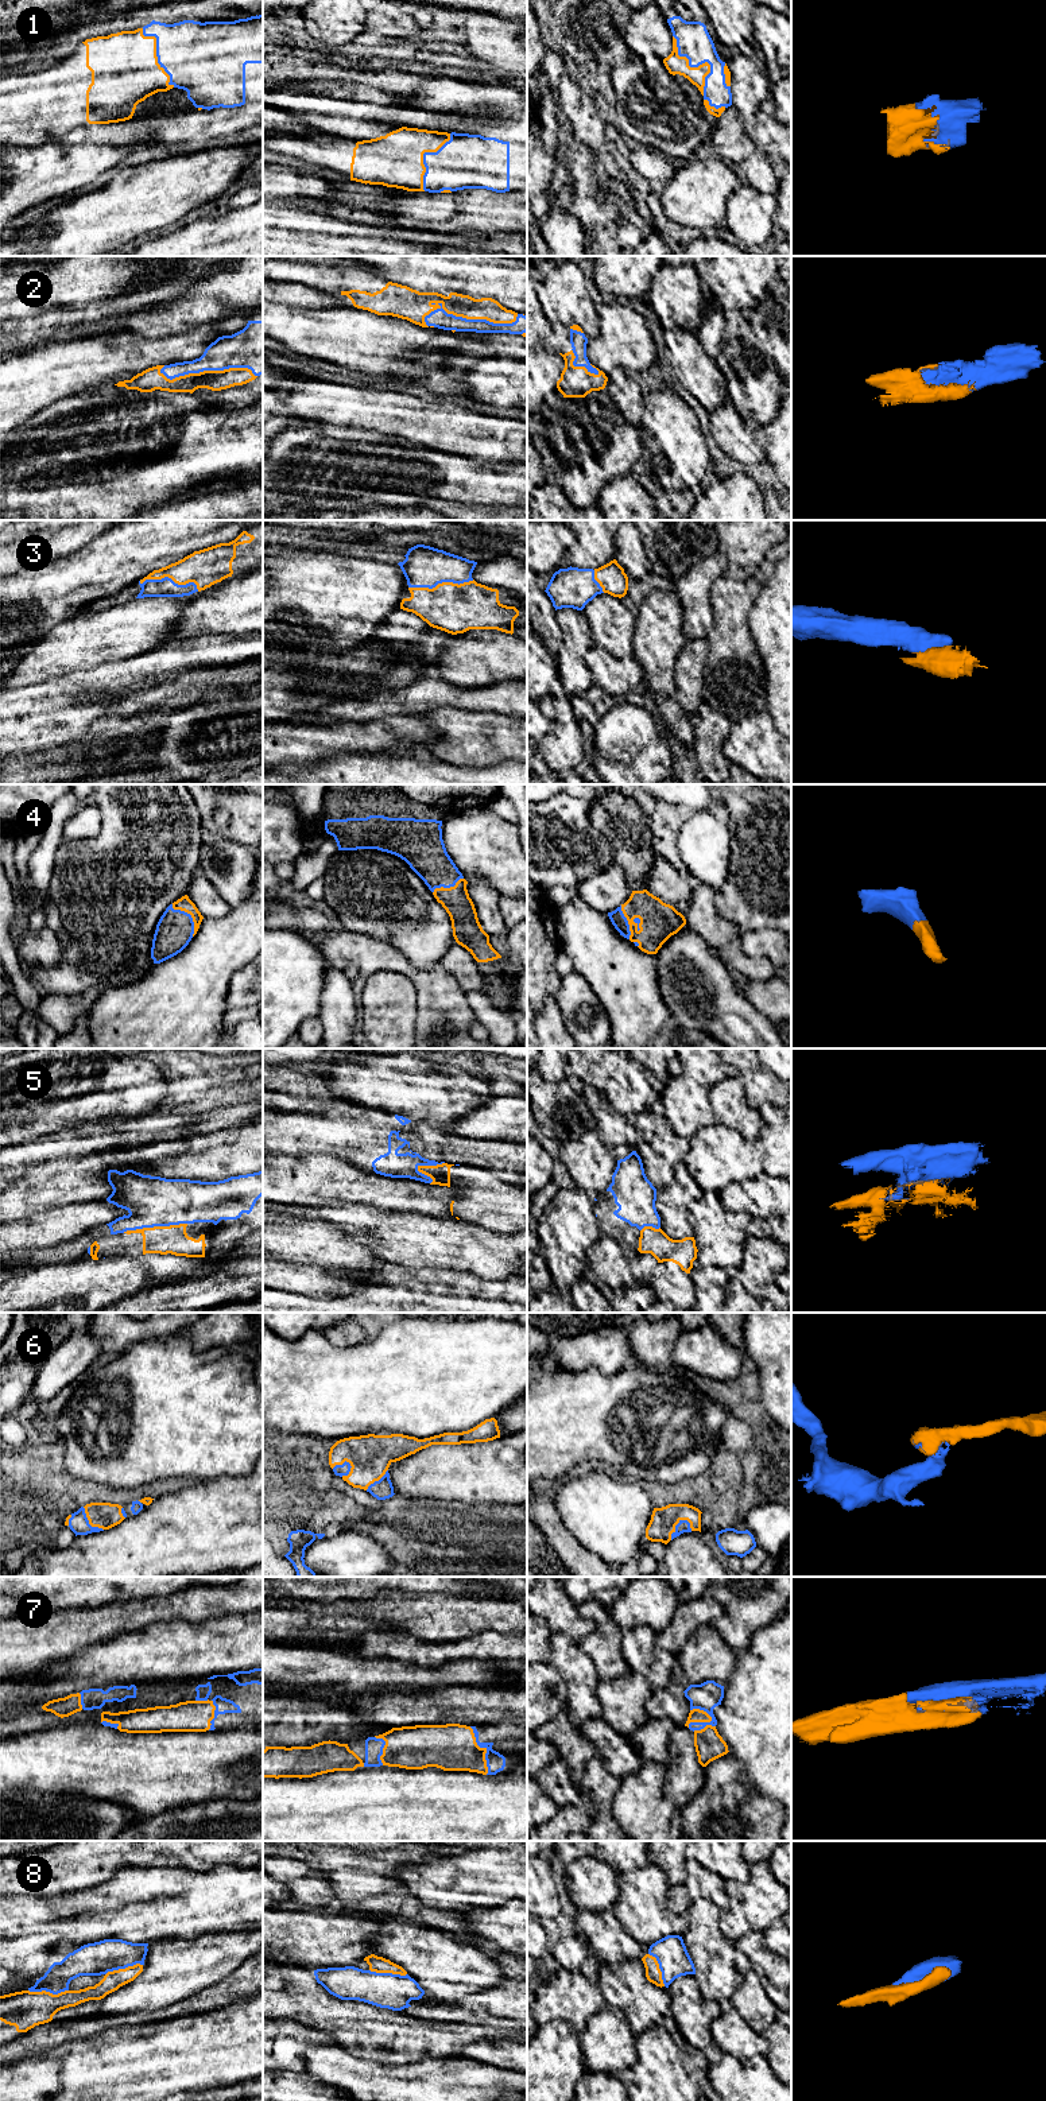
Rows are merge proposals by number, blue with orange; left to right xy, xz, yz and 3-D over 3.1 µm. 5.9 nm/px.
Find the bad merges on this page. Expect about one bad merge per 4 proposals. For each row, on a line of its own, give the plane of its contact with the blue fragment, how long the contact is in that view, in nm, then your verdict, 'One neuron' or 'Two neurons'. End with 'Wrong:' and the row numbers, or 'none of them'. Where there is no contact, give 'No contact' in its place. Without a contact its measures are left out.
1: Touches blue in yz. Shared border 400 nm. One neuron
2: Touches blue in xz. Shared border 550 nm. One neuron
3: Touches blue in xz. Shared border 400 nm. One neuron
4: Touches blue in xy. Shared border 240 nm. One neuron
5: Touches blue in xy. Shared border 380 nm. Two neurons
6: Touches blue in yz. Shared border 160 nm. One neuron
7: Touches blue in yz. Shared border 190 nm. One neuron
8: Touches blue in xy. Shared border 240 nm. One neuron
Wrong: 5

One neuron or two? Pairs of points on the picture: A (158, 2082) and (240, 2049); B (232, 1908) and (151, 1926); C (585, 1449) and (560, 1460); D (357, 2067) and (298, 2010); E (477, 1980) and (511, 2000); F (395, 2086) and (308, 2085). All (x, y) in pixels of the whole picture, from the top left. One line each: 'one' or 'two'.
A: one
B: one
C: one
D: two
E: two
F: two

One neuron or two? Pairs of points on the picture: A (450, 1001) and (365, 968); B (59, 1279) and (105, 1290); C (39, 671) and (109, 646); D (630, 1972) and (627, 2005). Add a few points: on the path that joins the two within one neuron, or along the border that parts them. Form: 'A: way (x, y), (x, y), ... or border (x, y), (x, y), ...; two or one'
A: way (429, 984), (401, 964), (387, 962); one
B: way (70, 1287), (95, 1287); one
C: way (57, 654), (70, 646), (92, 646); one
D: way (634, 1980), (634, 1997); one

